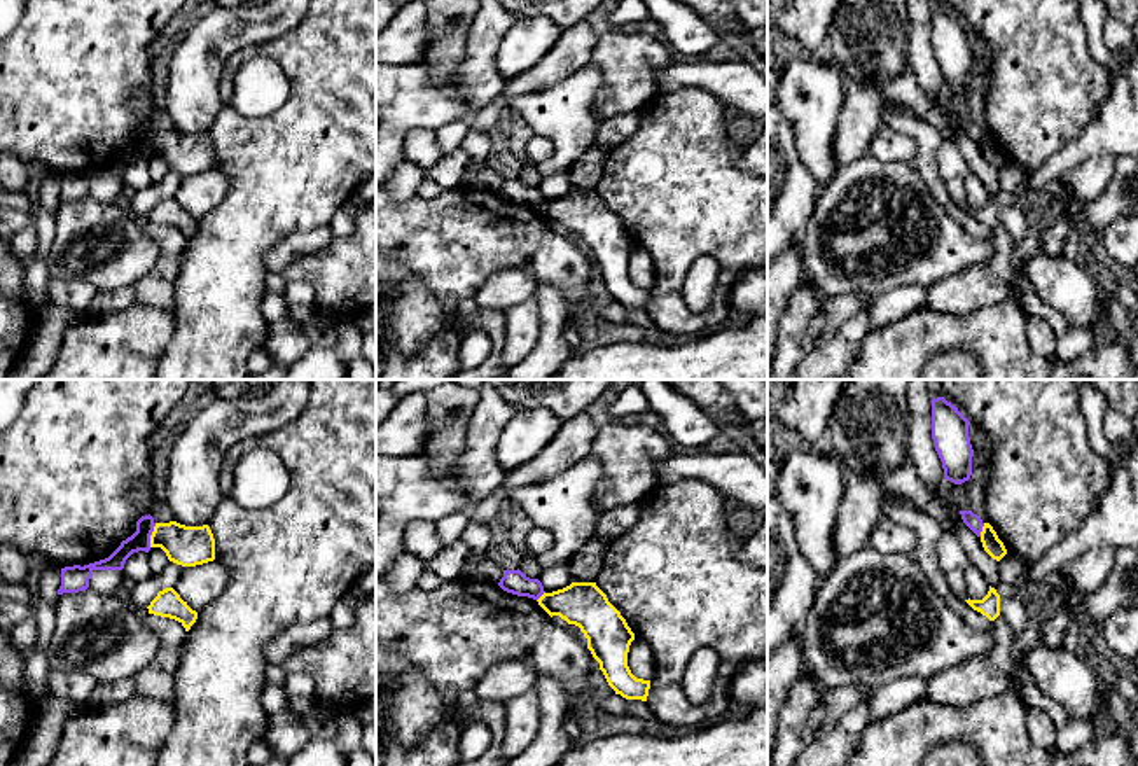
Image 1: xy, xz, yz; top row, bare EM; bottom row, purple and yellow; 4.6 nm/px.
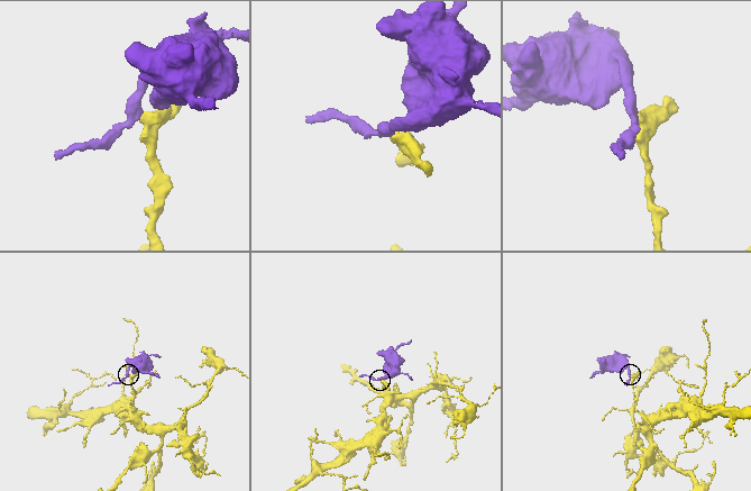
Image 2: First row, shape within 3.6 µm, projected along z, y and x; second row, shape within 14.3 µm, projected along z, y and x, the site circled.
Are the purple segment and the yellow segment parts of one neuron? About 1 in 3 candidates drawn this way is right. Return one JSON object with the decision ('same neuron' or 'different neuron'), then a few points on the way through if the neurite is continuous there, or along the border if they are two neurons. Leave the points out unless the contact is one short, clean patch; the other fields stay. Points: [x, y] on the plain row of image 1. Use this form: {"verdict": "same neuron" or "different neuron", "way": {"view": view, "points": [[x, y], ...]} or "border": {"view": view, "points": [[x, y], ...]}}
{"verdict": "different neuron", "border": {"view": "xy", "points": [[156, 132], [149, 154]]}}

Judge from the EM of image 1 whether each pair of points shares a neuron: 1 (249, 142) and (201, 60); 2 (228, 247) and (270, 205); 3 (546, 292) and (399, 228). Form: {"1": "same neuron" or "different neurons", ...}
{"1": "different neurons", "2": "same neuron", "3": "different neurons"}

